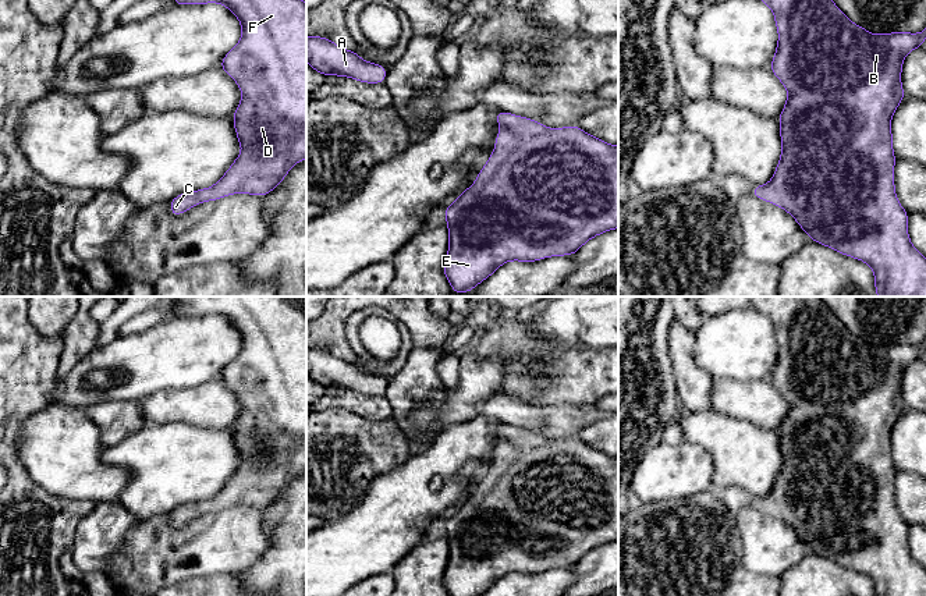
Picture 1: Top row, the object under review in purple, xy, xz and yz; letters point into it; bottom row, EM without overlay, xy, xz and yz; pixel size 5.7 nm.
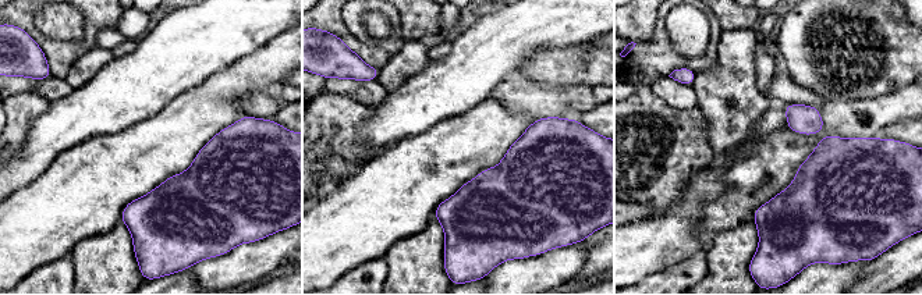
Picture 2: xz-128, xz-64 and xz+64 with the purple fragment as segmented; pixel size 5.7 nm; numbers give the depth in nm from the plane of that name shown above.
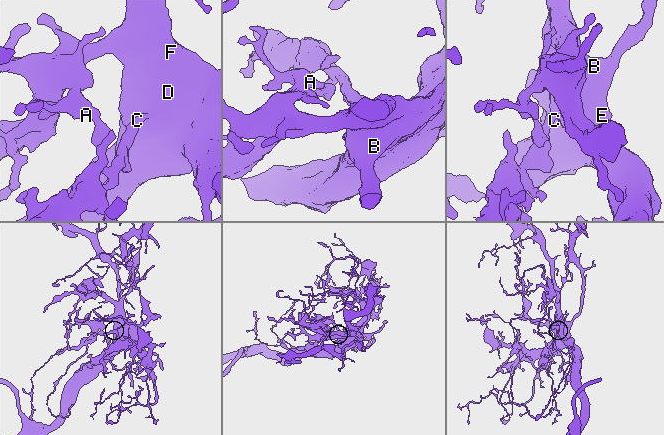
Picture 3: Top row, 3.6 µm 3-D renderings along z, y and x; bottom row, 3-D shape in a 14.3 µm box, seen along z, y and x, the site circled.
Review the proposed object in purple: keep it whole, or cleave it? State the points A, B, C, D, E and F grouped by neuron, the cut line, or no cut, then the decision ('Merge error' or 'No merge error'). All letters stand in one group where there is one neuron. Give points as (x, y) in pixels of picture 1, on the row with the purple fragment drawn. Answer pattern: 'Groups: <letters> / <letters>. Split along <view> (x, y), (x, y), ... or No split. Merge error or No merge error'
Groups: A B C D E F. No split. No merge error

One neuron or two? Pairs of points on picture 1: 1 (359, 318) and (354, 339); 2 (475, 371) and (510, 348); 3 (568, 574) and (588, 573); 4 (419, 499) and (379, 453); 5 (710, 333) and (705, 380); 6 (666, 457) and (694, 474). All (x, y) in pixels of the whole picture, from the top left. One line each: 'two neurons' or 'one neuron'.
1: one neuron
2: two neurons
3: two neurons
4: two neurons
5: two neurons
6: one neuron

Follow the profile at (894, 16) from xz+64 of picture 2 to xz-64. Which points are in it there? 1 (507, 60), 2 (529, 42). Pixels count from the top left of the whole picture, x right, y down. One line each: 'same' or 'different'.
1: different
2: different

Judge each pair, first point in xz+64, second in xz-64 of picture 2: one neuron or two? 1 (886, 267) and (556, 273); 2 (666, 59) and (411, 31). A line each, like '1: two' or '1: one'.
1: two
2: two

